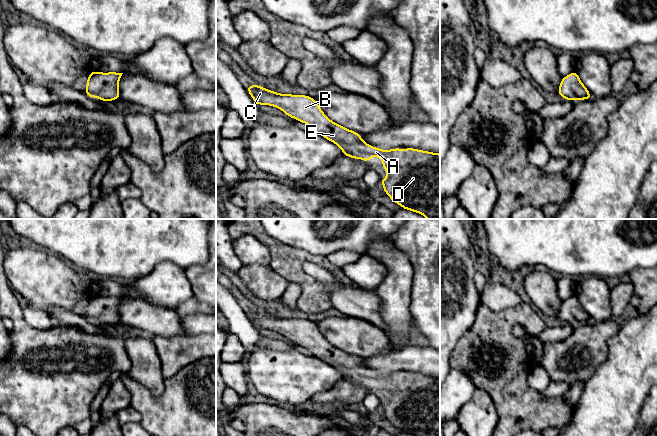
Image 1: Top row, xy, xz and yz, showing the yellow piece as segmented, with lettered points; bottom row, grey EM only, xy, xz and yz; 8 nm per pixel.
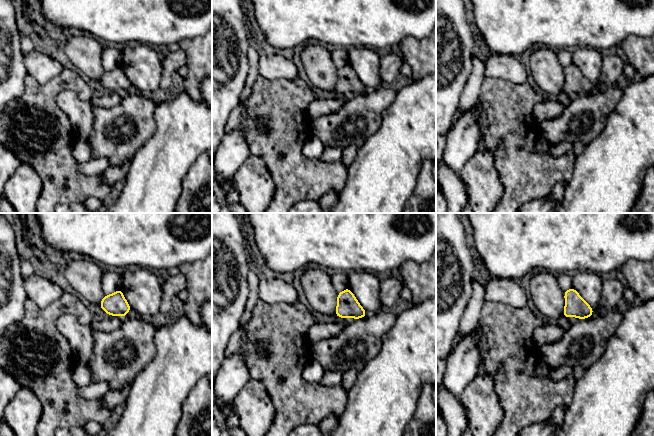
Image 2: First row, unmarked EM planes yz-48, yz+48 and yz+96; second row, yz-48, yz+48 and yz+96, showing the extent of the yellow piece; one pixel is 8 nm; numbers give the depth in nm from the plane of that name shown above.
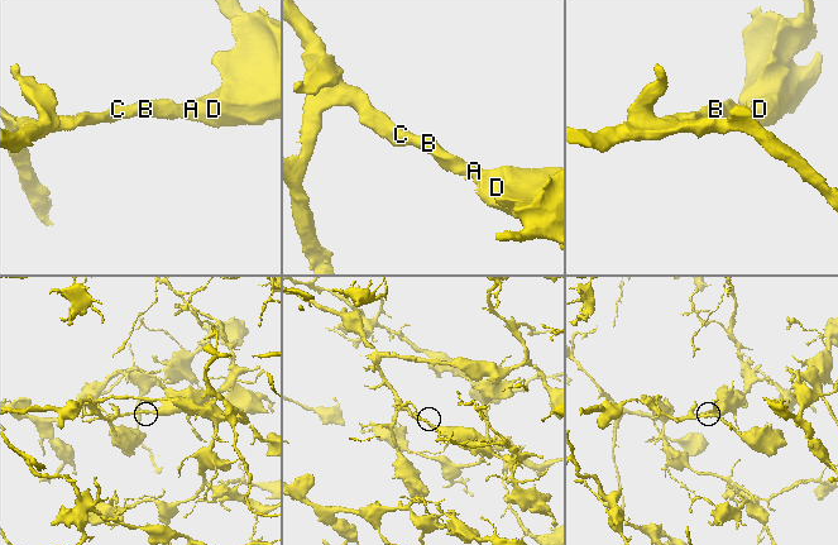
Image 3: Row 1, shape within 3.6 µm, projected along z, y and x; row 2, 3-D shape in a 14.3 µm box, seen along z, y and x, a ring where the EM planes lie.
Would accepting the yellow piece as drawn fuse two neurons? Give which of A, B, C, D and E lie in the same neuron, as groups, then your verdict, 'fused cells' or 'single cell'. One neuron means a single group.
A B C D E; single cell

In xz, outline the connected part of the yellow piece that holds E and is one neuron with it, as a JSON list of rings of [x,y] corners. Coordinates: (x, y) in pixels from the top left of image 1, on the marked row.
[[[257,84],[246,86],[247,91],[257,105],[269,105],[283,111],[287,116],[309,125],[313,132],[335,143],[343,155],[363,159],[367,163],[373,156],[381,158],[381,166],[387,171],[387,177],[380,179],[384,192],[403,209],[425,216],[427,219],[440,218],[440,154],[414,148],[378,149],[361,139],[361,134],[349,130],[330,120],[320,109],[316,99],[306,95],[280,94]]]

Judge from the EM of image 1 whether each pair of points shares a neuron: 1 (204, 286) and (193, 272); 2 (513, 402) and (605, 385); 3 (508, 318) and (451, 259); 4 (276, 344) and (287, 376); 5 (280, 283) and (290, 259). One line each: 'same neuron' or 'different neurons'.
1: same neuron
2: different neurons
3: different neurons
4: different neurons
5: different neurons

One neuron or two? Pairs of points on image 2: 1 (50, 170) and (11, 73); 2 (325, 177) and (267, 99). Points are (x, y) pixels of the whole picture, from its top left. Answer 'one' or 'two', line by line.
1: two
2: one

